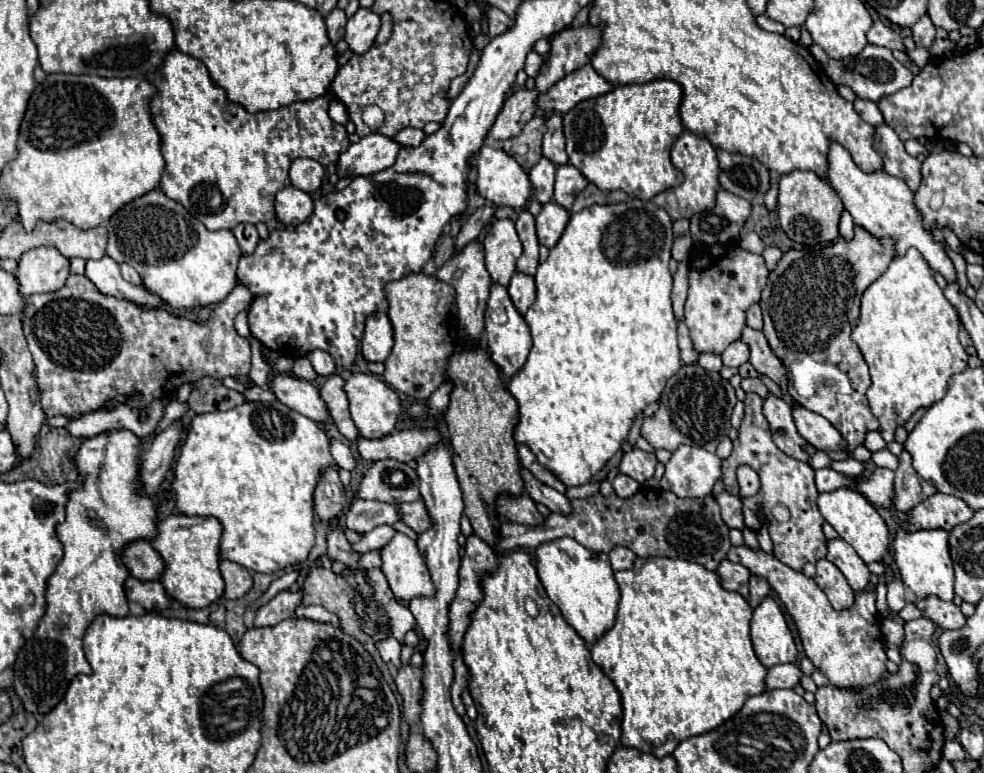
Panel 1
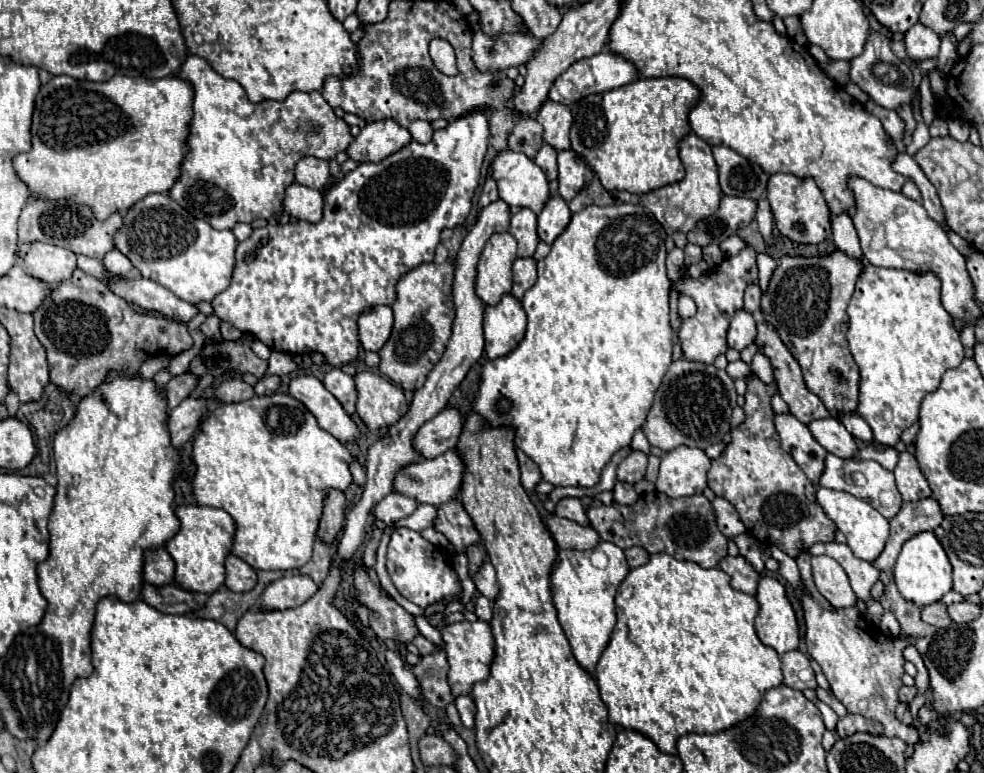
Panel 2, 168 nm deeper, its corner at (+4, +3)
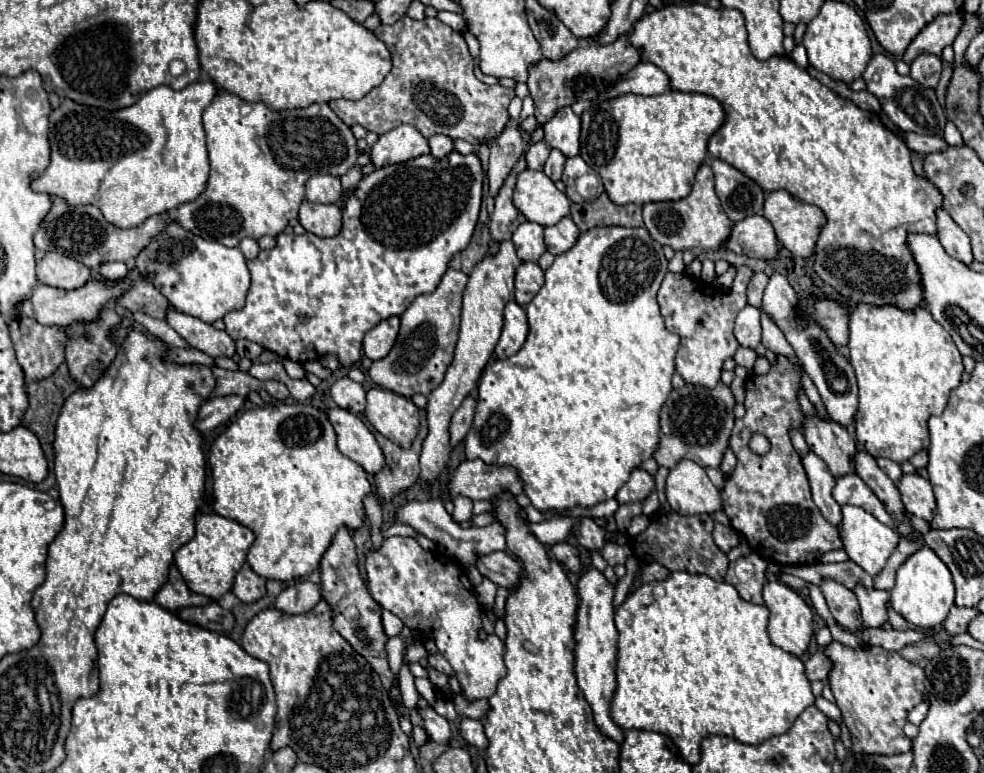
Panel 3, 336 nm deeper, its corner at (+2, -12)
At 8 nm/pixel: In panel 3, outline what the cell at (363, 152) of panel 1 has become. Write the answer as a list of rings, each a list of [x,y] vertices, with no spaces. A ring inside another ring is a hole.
[[[400,125],[388,133],[384,133],[372,147],[370,147],[370,161],[376,169],[402,163],[420,155],[430,153],[426,137],[418,133],[412,125]]]

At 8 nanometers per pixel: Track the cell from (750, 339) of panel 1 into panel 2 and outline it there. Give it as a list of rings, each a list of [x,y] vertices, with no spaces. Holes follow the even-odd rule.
[[[758,320],[758,336],[756,336],[756,342],[762,346],[760,352],[764,352],[770,362],[772,362],[772,368],[774,368],[774,378],[778,382],[778,388],[780,388],[780,396],[784,398],[784,402],[790,406],[790,412],[802,422],[802,424],[810,424],[812,420],[818,420],[818,418],[830,418],[832,414],[828,412],[828,408],[824,406],[824,402],[806,388],[806,382],[804,382],[804,376],[802,376],[802,370],[800,370],[800,364],[796,362],[796,358],[790,354],[790,350],[784,346],[784,342],[780,340],[780,336],[776,334],[774,326],[768,324],[766,320]]]

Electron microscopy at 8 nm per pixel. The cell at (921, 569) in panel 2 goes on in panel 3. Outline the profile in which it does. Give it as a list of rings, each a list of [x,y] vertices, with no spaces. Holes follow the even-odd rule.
[[[922,547],[900,565],[896,573],[896,585],[890,591],[890,601],[892,607],[914,627],[940,627],[954,605],[952,575],[930,547]]]

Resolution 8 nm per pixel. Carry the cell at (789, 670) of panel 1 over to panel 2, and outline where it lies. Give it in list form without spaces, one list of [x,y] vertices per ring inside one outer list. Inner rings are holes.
[[[790,650],[786,654],[782,654],[782,672],[784,672],[784,684],[790,686],[790,688],[796,688],[796,690],[806,690],[806,688],[812,688],[816,690],[818,684],[816,684],[816,678],[814,678],[814,670],[810,666],[810,660],[806,654],[802,654],[800,650]],[[808,670],[808,680],[802,680],[802,672]]]

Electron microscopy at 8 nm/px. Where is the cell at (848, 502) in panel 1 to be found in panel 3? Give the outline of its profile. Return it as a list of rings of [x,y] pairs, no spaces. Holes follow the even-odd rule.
[[[852,505],[842,507],[842,521],[838,523],[838,531],[840,531],[844,551],[848,553],[848,557],[854,563],[858,563],[868,575],[878,575],[882,571],[886,559],[896,549],[898,537],[900,537],[894,529],[882,525],[874,515],[866,513],[862,507],[852,507]]]

